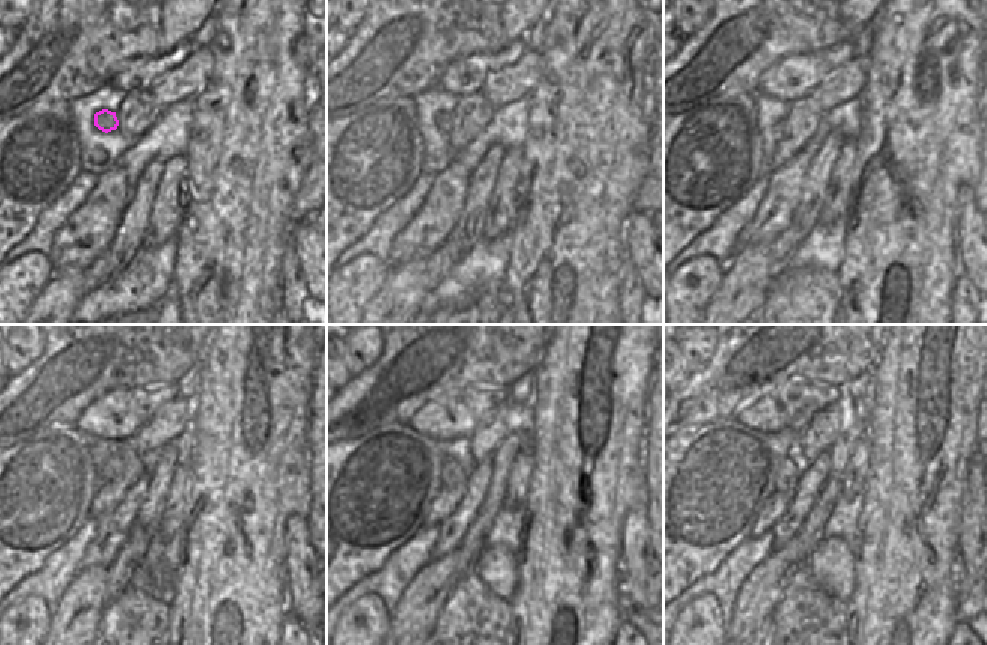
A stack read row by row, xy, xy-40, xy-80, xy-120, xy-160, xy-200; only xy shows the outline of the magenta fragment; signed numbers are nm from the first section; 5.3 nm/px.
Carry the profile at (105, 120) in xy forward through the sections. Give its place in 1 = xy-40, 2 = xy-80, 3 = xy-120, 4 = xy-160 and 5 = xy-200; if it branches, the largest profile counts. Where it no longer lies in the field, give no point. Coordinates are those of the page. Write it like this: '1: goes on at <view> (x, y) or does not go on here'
1: goes on at xy-40 (443, 122)
2: goes on at xy-80 (779, 131)
3: goes on at xy-120 (111, 468)
4: goes on at xy-160 (456, 467)
5: goes on at xy-200 (791, 468)

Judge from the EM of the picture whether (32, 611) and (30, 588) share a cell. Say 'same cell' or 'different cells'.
different cells

